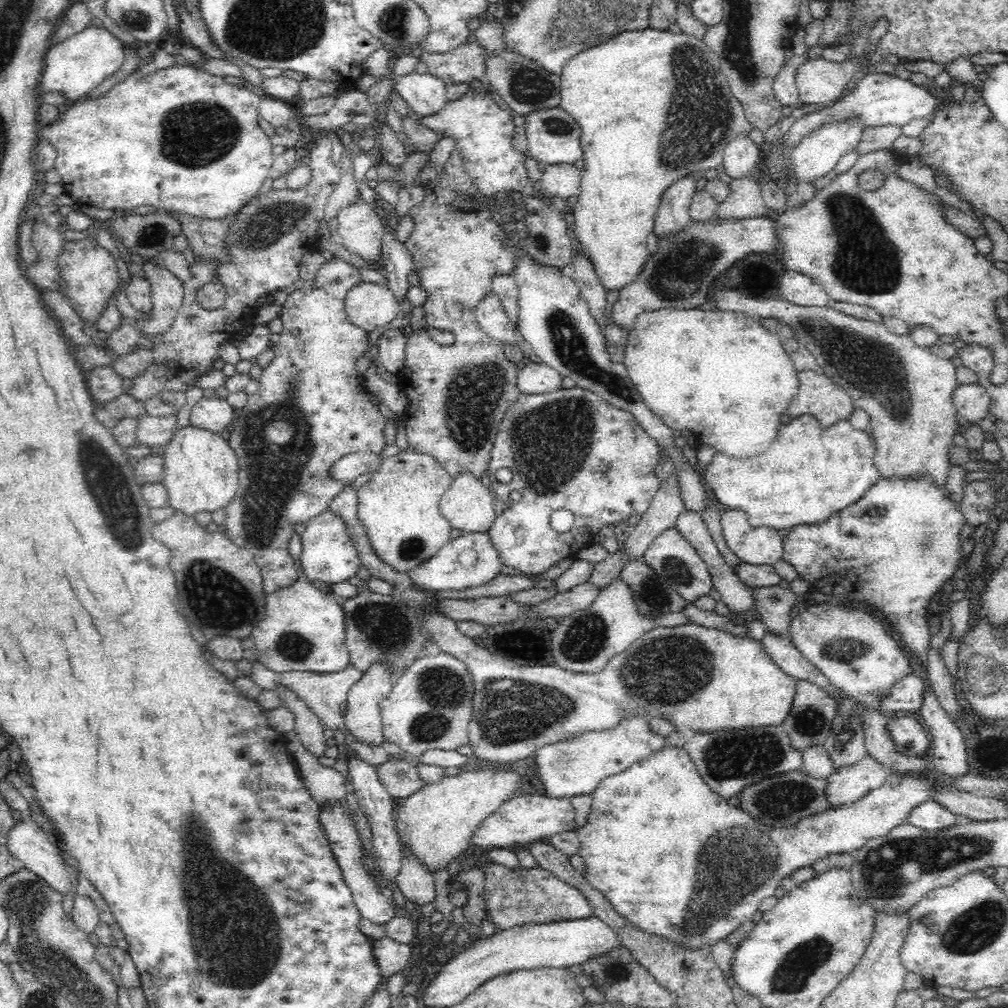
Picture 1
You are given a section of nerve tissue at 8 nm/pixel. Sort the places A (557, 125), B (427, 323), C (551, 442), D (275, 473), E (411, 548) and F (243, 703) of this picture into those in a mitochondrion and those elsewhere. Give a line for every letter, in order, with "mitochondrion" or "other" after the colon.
A: mitochondrion
B: other
C: mitochondrion
D: mitochondrion
E: mitochondrion
F: other

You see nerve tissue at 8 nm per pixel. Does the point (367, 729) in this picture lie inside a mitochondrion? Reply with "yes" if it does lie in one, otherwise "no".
no

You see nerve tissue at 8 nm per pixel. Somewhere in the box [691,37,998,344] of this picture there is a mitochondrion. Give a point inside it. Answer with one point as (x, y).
(867, 263)

